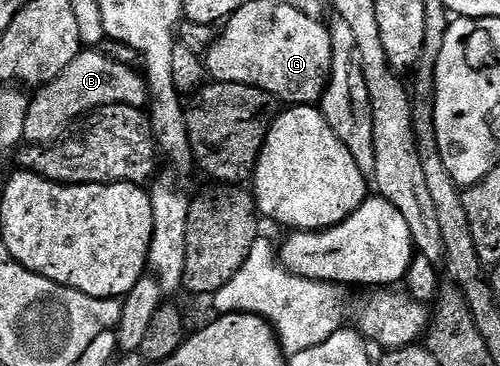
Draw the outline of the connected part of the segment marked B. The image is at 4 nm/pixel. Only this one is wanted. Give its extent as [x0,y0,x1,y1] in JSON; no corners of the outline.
[24,48,150,146]

